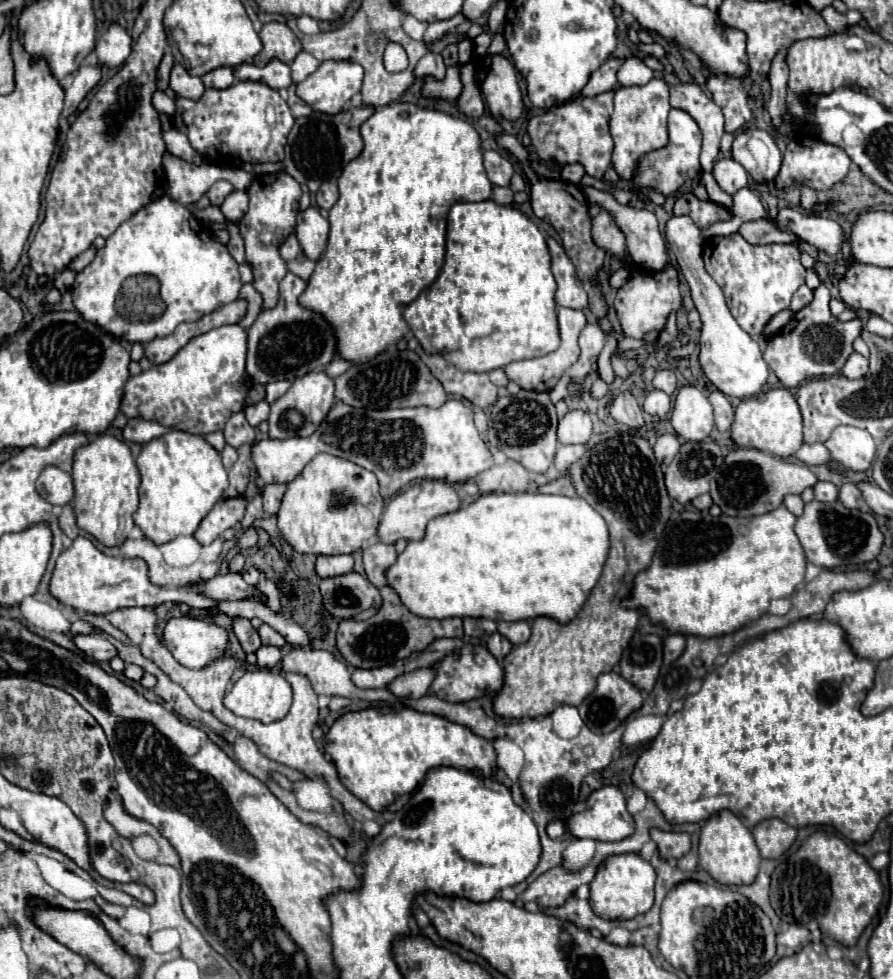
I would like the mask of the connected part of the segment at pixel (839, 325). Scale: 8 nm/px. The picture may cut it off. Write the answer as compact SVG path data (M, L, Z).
M820 284L814 290L814 300L806 308L796 312L794 318L768 340L768 346L764 350L764 360L786 388L800 386L802 382L812 378L838 374L844 362L848 360L848 356L854 352L852 342L860 334L862 322L860 320L838 322L830 314L828 302L830 302L830 290L824 284Z

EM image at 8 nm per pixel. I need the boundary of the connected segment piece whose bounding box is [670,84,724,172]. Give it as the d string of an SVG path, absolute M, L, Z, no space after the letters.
M694 84L694 86L670 86L670 104L688 112L702 130L704 144L700 164L704 172L712 172L720 154L720 138L724 134L724 116L720 108Z

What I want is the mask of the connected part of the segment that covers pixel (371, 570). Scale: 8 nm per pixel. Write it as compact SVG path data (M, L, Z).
M382 540L370 544L366 550L364 550L364 570L366 570L366 576L368 580L376 586L376 588L382 588L386 586L386 580L384 580L384 572L388 570L388 566L392 566L396 562L396 550L394 550L394 544L386 544Z

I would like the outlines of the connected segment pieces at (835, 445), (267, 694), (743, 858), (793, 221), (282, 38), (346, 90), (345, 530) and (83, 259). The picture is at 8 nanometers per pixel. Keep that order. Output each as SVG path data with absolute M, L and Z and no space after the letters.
M838 426L830 438L824 442L830 450L832 458L844 464L846 470L864 472L870 468L876 456L876 440L860 428L854 426Z
M266 668L246 670L246 674L238 682L234 682L230 692L224 696L224 706L232 710L236 716L260 720L264 724L282 720L292 706L292 686L286 682L286 678L280 672Z
M720 810L718 814L710 816L704 826L702 826L702 834L700 834L700 850L698 850L698 858L700 858L700 866L720 884L750 884L754 882L756 874L758 874L758 866L760 866L760 852L758 846L754 842L754 836L750 832L750 828L746 828L740 818L730 812L730 810Z
M780 208L776 214L776 224L782 230L794 232L800 240L812 244L818 250L824 250L830 256L840 252L844 232L834 220L816 214L802 214L794 208Z
M270 22L260 30L262 52L254 58L256 66L268 64L272 58L282 60L284 64L292 64L296 54L302 50L300 40L292 34L292 30L282 22Z
M328 60L320 68L302 80L296 94L312 108L324 114L342 112L350 98L360 92L364 70L360 64Z
M320 454L288 484L278 510L278 528L284 540L300 554L352 554L378 534L384 508L374 472L350 460Z
M90 246L88 250L84 250L76 260L72 260L70 264L68 264L68 270L72 270L72 272L82 272L92 260L94 260L94 256L96 256L96 246Z

